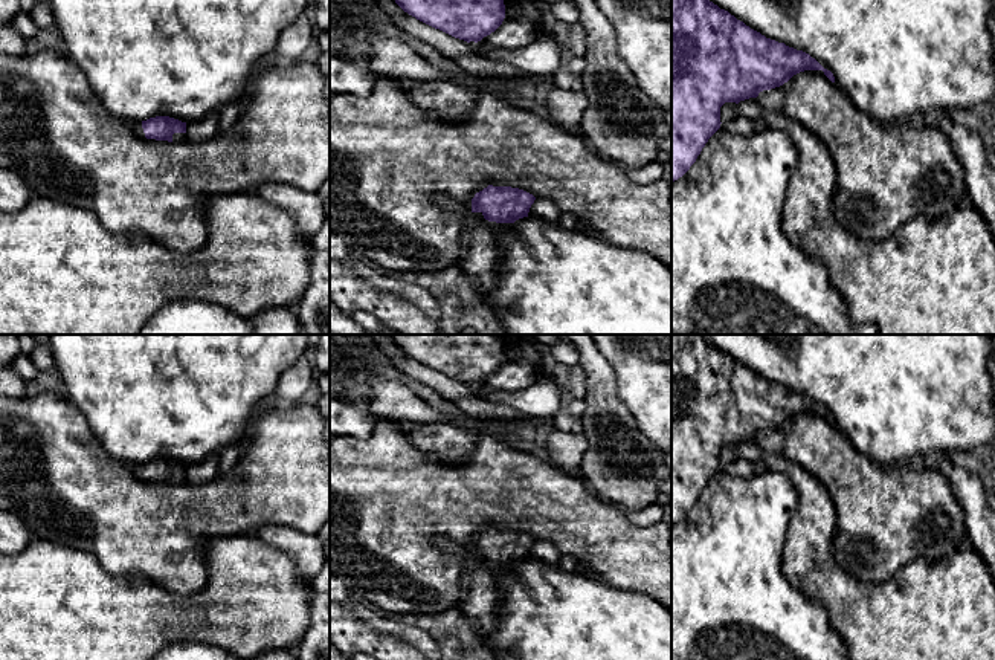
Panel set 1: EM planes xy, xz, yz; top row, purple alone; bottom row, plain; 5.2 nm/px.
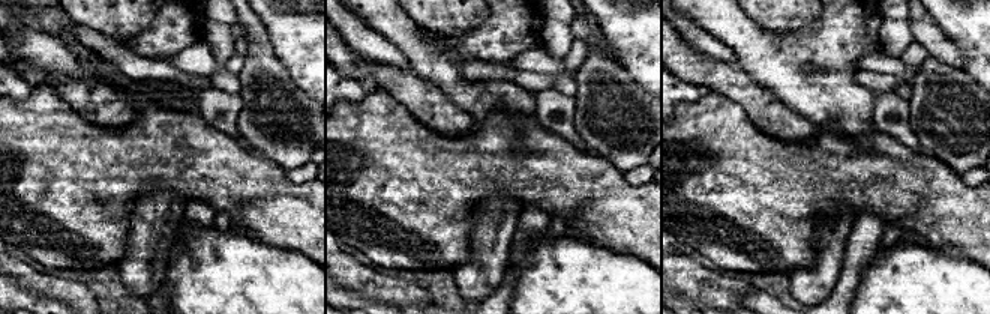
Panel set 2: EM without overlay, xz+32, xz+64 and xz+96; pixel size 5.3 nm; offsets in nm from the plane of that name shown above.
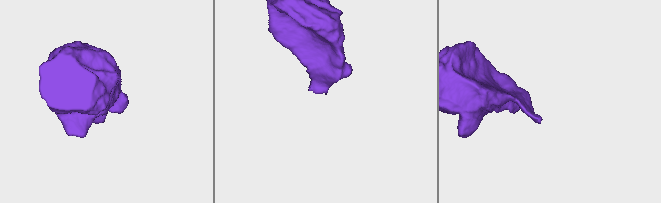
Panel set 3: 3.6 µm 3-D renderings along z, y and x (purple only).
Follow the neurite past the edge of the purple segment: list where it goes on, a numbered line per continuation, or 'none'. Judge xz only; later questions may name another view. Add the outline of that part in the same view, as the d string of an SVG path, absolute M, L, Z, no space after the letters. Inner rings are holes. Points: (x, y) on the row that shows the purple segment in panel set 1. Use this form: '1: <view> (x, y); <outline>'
1: xz (481, 263); M482 212L472 214L467 252L459 266L484 299L499 283L502 251L498 232L511 231L513 228L513 223L502 223L499 228L493 228Z

